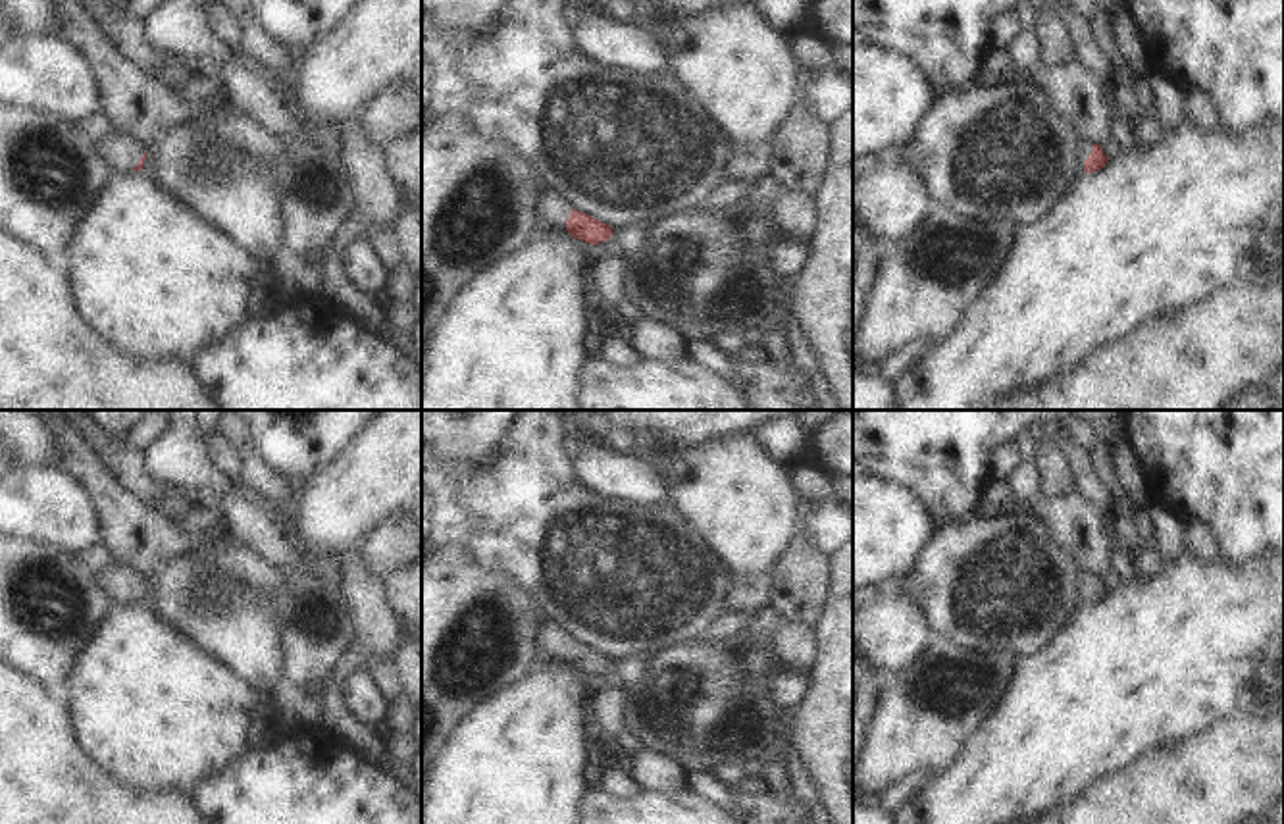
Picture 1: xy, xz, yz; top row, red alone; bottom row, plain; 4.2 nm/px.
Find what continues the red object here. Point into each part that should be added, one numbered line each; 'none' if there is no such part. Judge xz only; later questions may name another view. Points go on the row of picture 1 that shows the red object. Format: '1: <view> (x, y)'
1: xz (553, 210)

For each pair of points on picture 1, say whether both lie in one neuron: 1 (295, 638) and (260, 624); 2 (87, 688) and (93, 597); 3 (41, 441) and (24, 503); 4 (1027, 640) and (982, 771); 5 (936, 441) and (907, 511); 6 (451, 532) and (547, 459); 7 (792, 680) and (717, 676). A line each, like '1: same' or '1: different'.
1: different
2: different
3: different
4: different
5: different
6: different
7: different

